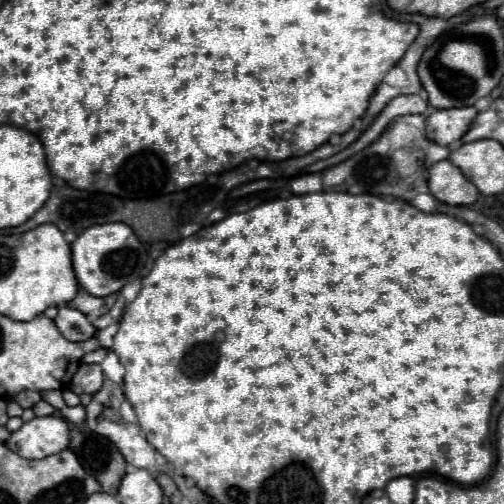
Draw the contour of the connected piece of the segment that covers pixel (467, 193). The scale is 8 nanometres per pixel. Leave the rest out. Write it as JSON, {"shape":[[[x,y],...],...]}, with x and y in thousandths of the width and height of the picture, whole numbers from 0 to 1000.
{"shape":[[[885,315],[853,331],[849,371],[873,403],[885,403],[893,411],[937,407],[948,391],[948,375]]]}

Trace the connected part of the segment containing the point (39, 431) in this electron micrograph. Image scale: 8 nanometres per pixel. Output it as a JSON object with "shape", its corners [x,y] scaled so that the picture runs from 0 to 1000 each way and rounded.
{"shape":[[[111,823],[67,827],[20,863],[12,883],[48,911],[87,911],[135,887],[135,839]]]}

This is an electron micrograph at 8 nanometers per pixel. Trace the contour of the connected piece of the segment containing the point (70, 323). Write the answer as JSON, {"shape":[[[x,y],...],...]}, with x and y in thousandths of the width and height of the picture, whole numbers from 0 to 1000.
{"shape":[[[119,609],[115,629],[107,637],[111,637],[115,657],[135,677],[175,677],[190,661],[187,645],[171,633],[171,625],[143,609]]]}

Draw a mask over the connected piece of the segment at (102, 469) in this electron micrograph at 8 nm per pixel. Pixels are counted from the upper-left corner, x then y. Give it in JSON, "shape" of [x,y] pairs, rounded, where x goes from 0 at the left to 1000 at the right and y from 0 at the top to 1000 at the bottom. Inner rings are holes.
{"shape":[[[151,859],[139,871],[139,891],[151,899],[171,938],[198,958],[206,978],[234,978],[238,950],[250,938],[250,915],[222,875],[187,859]]]}

